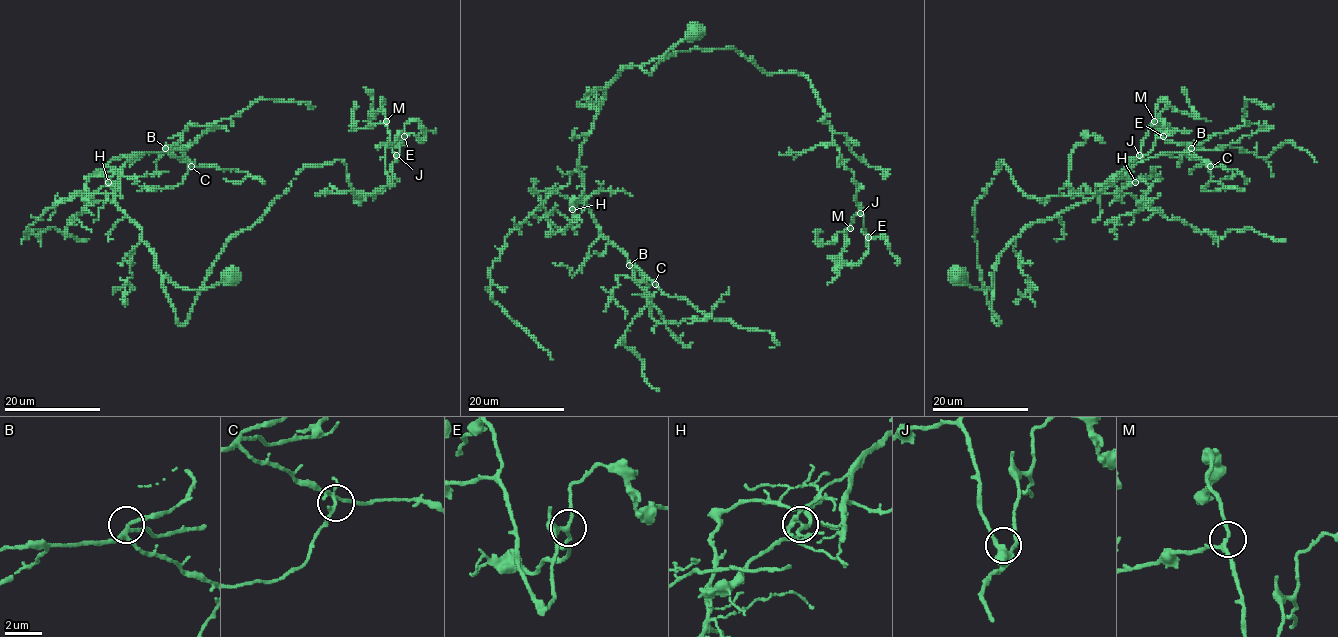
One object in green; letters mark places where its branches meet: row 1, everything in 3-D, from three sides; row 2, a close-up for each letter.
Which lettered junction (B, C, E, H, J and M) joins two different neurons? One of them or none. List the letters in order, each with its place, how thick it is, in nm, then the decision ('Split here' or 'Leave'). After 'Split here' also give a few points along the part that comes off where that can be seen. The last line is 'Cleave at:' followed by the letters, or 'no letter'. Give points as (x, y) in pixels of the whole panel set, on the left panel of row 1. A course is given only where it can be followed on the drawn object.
B: Place: (165, 148). Thickness 180 nm. Leave
C: Place: (191, 166). Thickness 170 nm. Leave
E: Place: (404, 136). Thickness 200 nm. Leave
H: Place: (108, 182). Thickness 190 nm. Split here. Course of the part to remove: (109, 182), (110, 178), (99, 176), (88, 178), (83, 210), (68, 225), (64, 240)
J: Place: (396, 155). Thickness 240 nm. Leave
M: Place: (386, 121). Thickness 190 nm. Leave
Cleave at: H

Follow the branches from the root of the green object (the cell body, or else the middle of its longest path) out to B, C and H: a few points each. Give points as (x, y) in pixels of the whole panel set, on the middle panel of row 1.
B: (694, 34), (674, 45), (651, 72), (623, 67), (605, 89), (581, 147), (586, 206), (629, 265)
C: (694, 34), (674, 45), (651, 72), (640, 66), (620, 71), (579, 158), (596, 225), (655, 284)
H: (694, 34), (674, 45), (651, 72), (623, 67), (605, 89), (579, 158), (586, 200), (576, 201), (573, 210)

